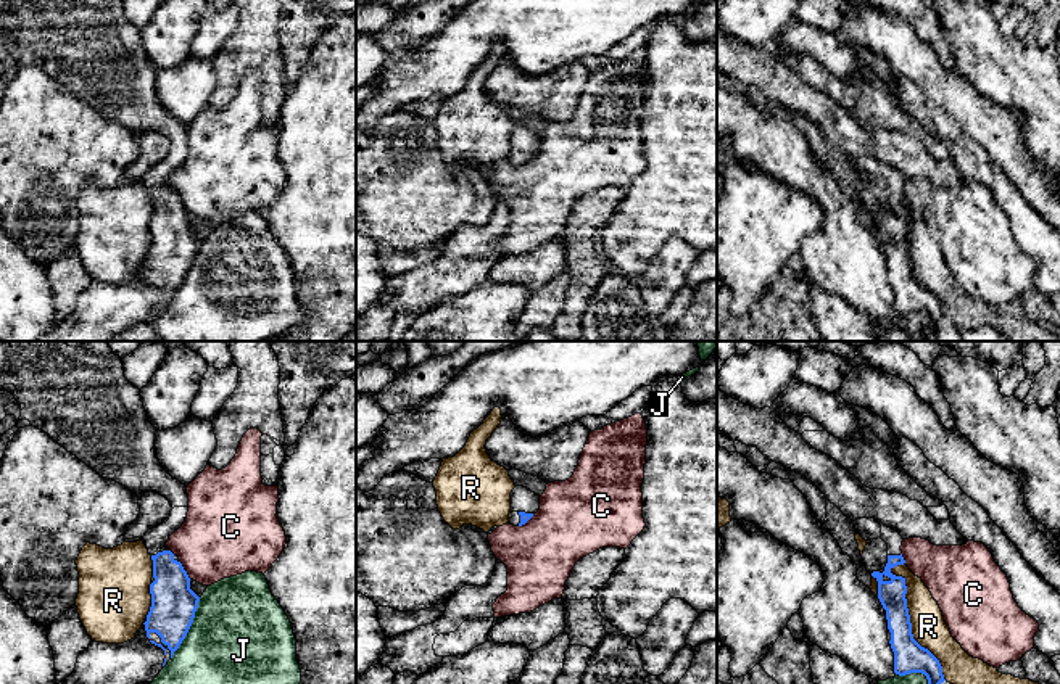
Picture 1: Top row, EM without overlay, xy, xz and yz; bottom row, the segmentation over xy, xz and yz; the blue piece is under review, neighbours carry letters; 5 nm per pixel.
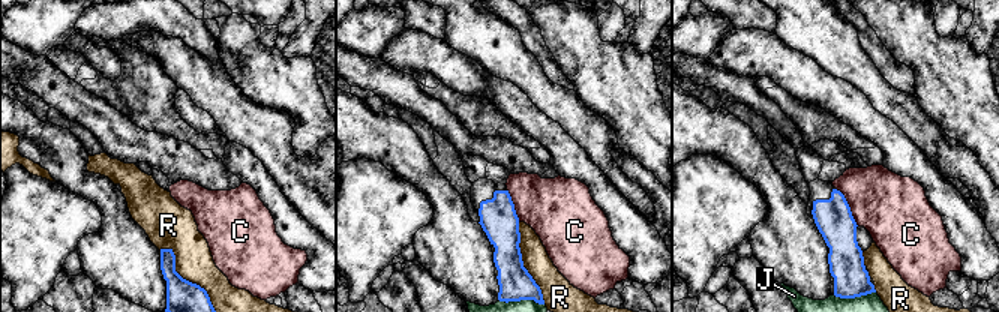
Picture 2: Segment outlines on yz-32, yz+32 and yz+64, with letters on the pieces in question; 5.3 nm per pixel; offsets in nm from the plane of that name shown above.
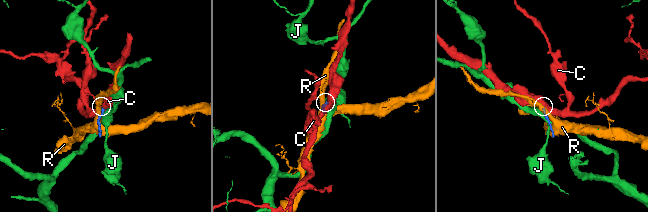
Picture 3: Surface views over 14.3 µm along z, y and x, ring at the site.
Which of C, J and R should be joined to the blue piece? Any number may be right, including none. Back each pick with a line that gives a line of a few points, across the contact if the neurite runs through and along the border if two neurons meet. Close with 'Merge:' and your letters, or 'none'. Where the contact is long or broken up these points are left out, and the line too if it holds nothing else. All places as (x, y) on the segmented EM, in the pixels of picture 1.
Merge: none

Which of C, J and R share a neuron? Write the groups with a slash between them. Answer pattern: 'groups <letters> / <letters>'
groups C / J / R

